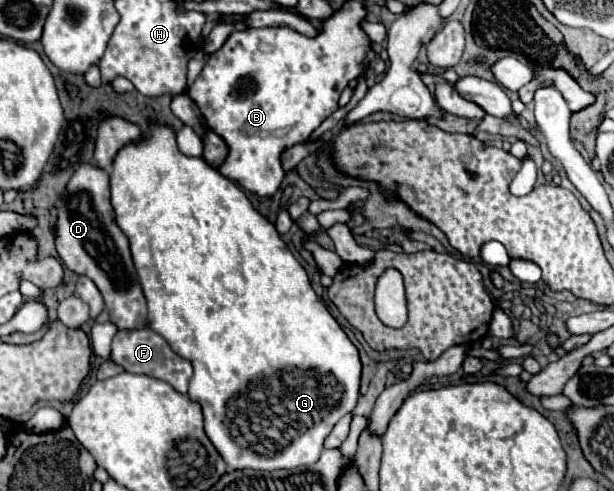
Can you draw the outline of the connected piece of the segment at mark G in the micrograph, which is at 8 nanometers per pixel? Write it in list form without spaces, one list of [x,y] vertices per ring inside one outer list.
[[[152,126],[150,136],[144,136],[140,142],[124,146],[118,152],[112,164],[110,190],[112,190],[112,206],[116,212],[116,222],[130,240],[134,266],[148,302],[148,326],[156,334],[166,338],[166,342],[178,356],[186,358],[192,364],[194,374],[190,380],[188,396],[190,400],[202,406],[206,436],[210,438],[214,448],[222,454],[228,468],[230,470],[244,470],[244,468],[284,470],[284,468],[314,464],[320,458],[324,440],[334,428],[334,422],[338,422],[338,418],[342,418],[344,414],[350,414],[358,402],[362,364],[360,364],[356,346],[350,342],[346,332],[340,328],[340,324],[332,318],[328,308],[316,296],[316,292],[310,286],[306,270],[288,250],[288,246],[280,240],[280,234],[276,232],[276,228],[260,212],[252,208],[250,200],[232,180],[222,176],[218,170],[210,168],[202,158],[184,156],[176,146],[174,130],[168,126]]]

